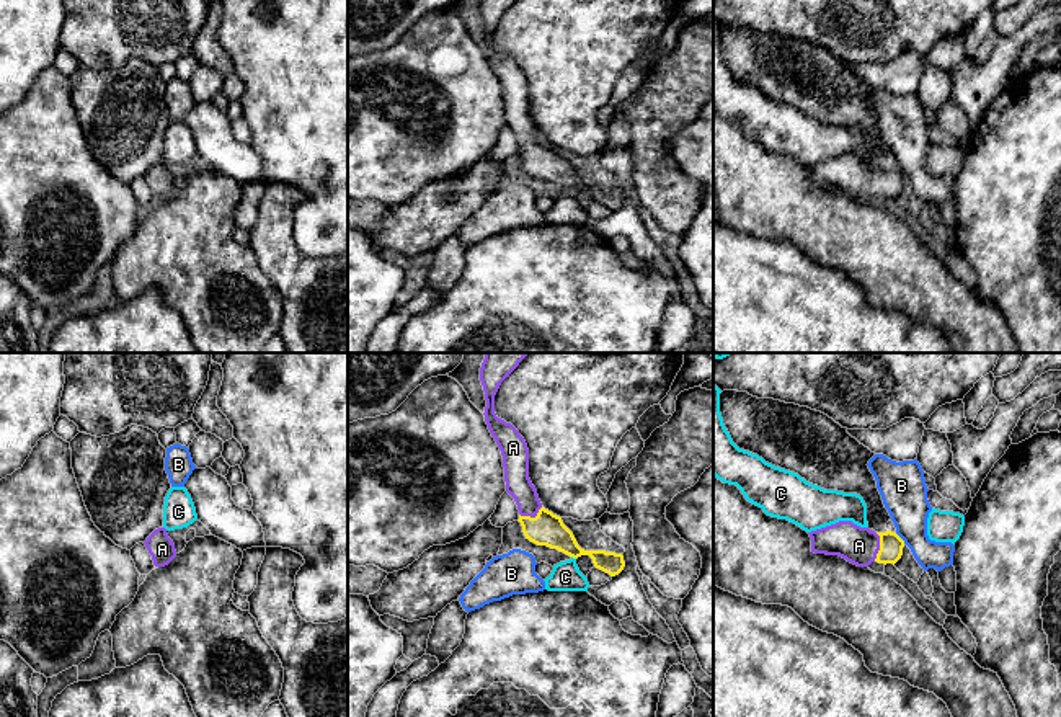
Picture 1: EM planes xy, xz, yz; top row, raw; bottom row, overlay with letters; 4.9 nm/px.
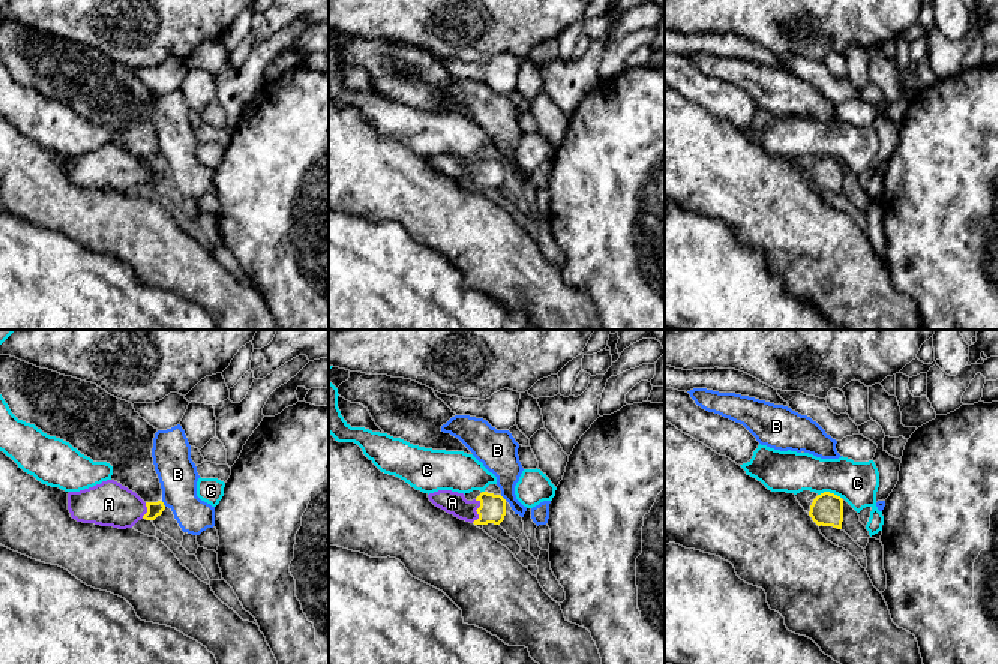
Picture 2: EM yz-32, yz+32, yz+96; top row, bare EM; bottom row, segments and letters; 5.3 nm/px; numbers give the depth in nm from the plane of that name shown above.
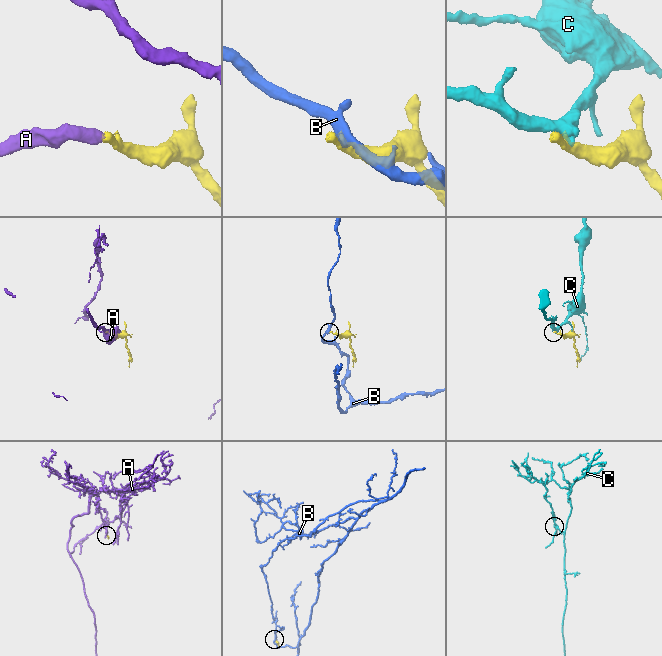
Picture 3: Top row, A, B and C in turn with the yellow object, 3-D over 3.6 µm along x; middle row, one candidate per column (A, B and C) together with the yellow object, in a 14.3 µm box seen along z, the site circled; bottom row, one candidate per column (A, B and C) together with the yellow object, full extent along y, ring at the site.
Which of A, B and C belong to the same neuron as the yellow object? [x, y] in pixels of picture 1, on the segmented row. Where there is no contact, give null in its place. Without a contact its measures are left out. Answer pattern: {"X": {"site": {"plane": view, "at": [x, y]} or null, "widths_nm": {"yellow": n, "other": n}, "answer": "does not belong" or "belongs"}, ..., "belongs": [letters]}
{"A": {"site": {"plane": "yz", "at": [880, 547]}, "widths_nm": {"yellow": 110, "other": 190}, "answer": "belongs"}, "B": {"site": {"plane": "yz", "at": [900, 538]}, "widths_nm": {"yellow": 110, "other": 220}, "answer": "does not belong"}, "C": {"site": {"plane": "xz", "at": [573, 557]}, "widths_nm": {"yellow": 160, "other": 140}, "answer": "does not belong"}, "belongs": ["A"]}

